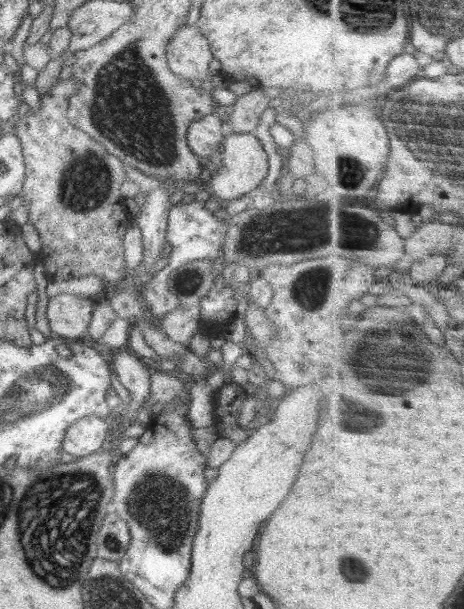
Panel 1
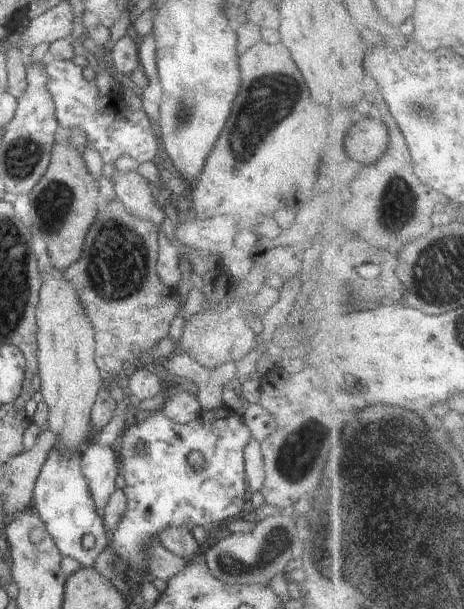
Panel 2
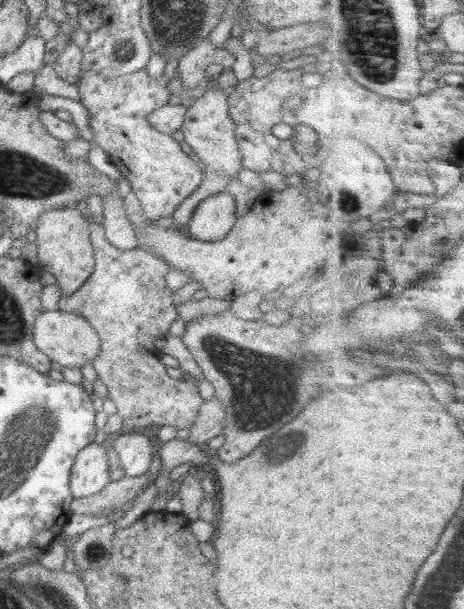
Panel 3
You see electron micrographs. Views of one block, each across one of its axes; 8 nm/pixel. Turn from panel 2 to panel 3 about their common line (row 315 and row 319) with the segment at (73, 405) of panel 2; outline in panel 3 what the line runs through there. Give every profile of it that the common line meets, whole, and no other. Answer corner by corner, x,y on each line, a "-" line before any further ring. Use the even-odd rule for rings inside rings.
60,309
44,310
36,317
33,342
40,352
63,368
82,368
92,363
100,353
101,341
96,330
80,314
64,312

